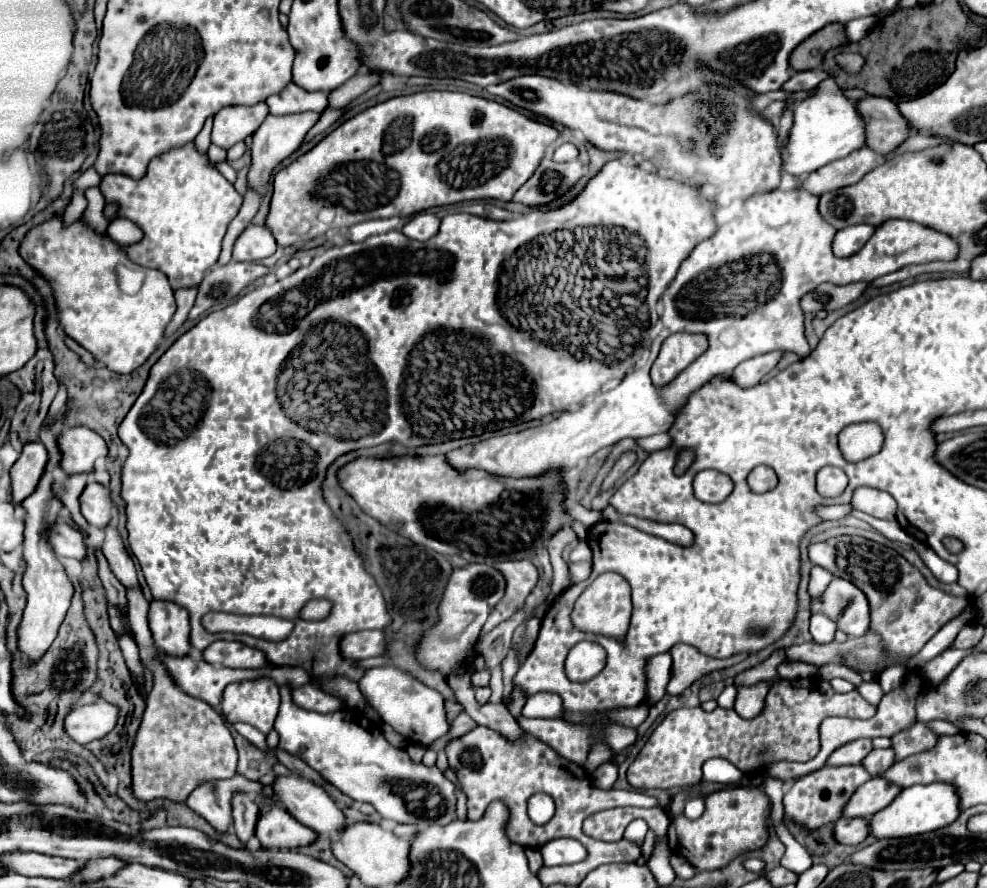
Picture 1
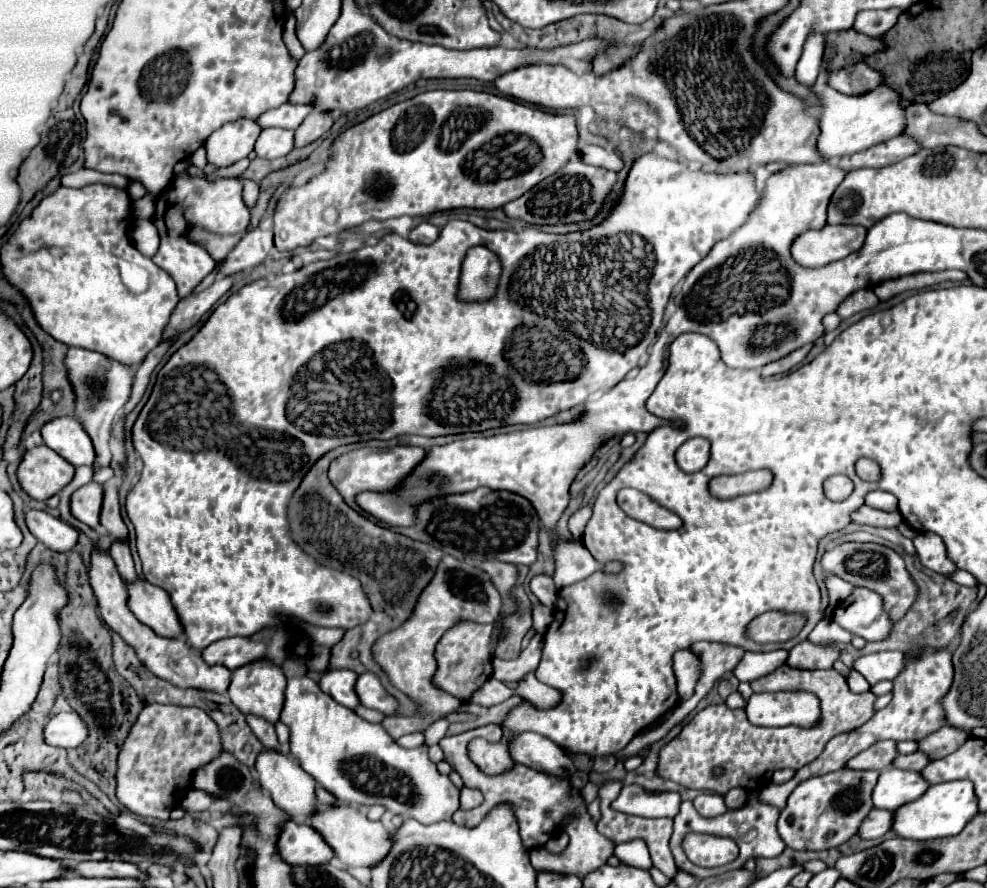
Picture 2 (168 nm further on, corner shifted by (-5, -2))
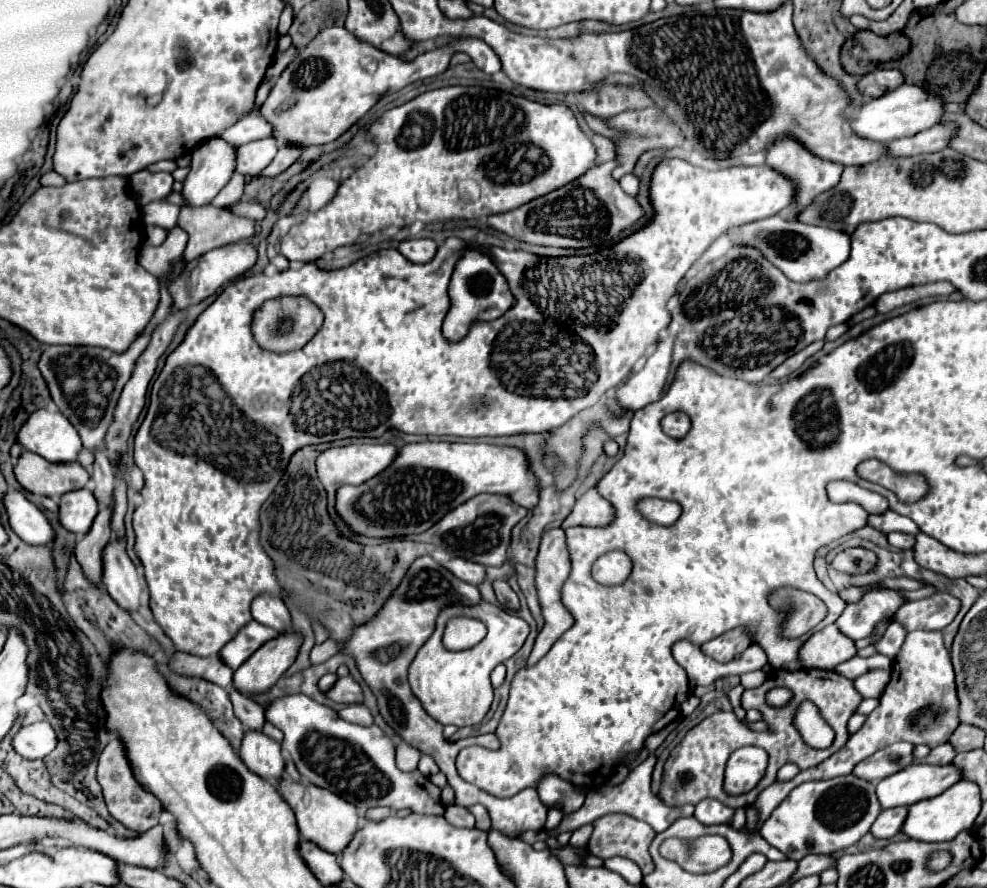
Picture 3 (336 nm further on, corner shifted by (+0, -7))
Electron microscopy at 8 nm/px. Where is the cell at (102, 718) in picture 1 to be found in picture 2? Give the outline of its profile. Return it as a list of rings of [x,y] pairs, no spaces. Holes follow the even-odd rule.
[[[62,712],[48,720],[44,738],[50,746],[78,748],[88,738],[88,726],[76,712]]]

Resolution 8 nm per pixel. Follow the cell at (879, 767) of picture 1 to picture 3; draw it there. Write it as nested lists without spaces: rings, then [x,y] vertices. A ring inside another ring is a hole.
[[[943,743],[943,745],[935,747],[935,749],[931,749],[929,757],[925,757],[923,761],[931,763],[931,765],[947,765],[947,763],[951,763],[955,759],[955,755],[957,755],[955,747],[951,743]]]

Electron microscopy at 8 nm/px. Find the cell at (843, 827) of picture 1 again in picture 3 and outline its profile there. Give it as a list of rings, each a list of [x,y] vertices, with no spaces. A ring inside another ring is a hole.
[[[891,807],[891,809],[883,809],[879,819],[873,823],[871,833],[879,839],[891,839],[895,833],[901,831],[905,819],[907,819],[907,811],[909,807]]]

